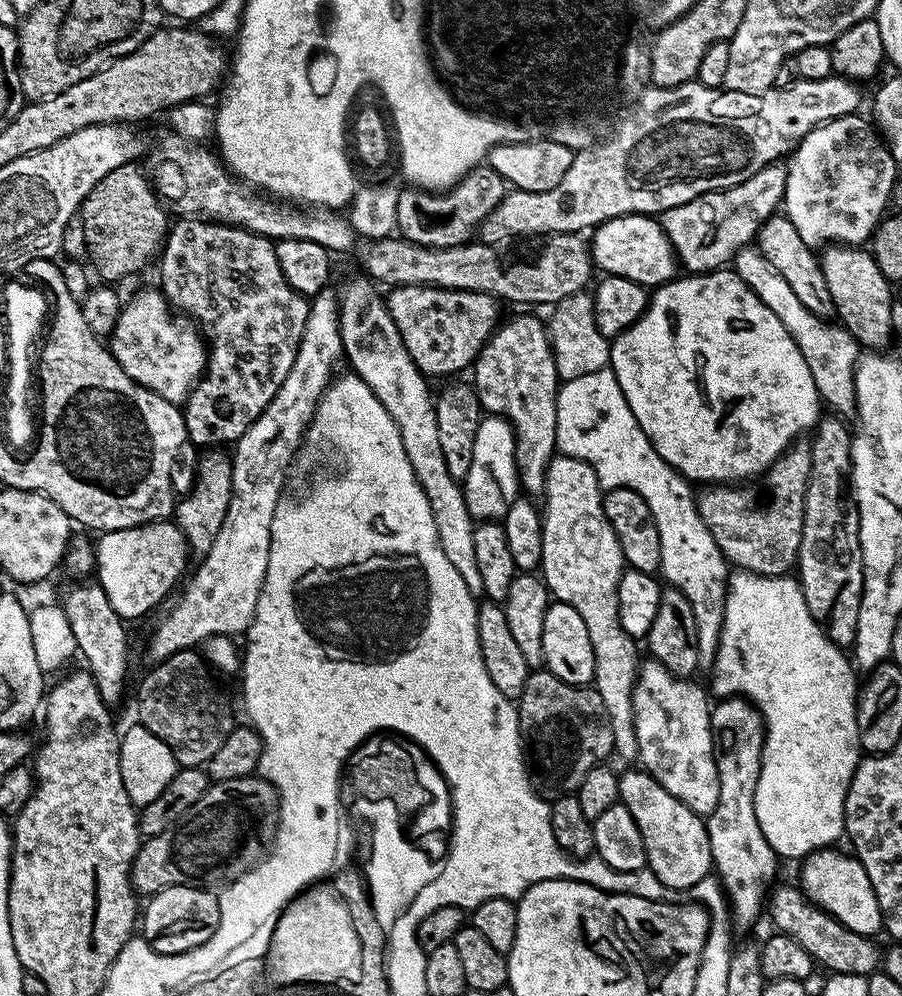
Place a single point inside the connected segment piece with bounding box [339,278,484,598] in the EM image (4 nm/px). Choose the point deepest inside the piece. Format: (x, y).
(374, 349)

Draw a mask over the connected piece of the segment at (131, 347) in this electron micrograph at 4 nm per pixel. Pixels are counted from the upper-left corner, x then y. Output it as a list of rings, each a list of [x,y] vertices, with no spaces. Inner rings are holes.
[[[159,290],[140,292],[121,307],[118,322],[112,327],[110,351],[134,382],[179,406],[187,400],[208,363],[205,337],[183,315],[173,311]]]

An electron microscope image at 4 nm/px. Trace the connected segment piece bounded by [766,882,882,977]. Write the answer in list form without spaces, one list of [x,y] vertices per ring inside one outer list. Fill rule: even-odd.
[[[780,882],[771,889],[766,900],[766,916],[772,919],[777,933],[786,938],[794,938],[802,950],[812,955],[813,961],[829,973],[858,974],[869,977],[882,964],[882,948],[875,939],[852,932],[842,922],[838,922],[830,913],[812,903],[796,884]]]

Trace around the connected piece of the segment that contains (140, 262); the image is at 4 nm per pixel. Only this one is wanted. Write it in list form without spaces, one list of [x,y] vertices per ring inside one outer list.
[[[135,163],[123,164],[118,170],[110,170],[110,174],[106,174],[106,178],[102,178],[102,182],[98,182],[98,186],[94,186],[94,190],[90,190],[90,194],[84,203],[80,205],[80,210],[78,215],[82,218],[82,226],[84,227],[84,233],[86,234],[86,246],[88,247],[87,259],[92,260],[91,267],[94,269],[96,267],[96,272],[101,276],[101,281],[104,282],[116,282],[112,280],[124,280],[127,276],[132,276],[135,272],[140,272],[148,263],[155,261],[157,259],[158,253],[161,251],[162,245],[167,237],[168,230],[170,227],[170,216],[166,211],[165,205],[162,203],[159,196],[157,196],[156,191],[152,189],[152,181],[143,171],[140,172],[136,169],[137,165]]]

